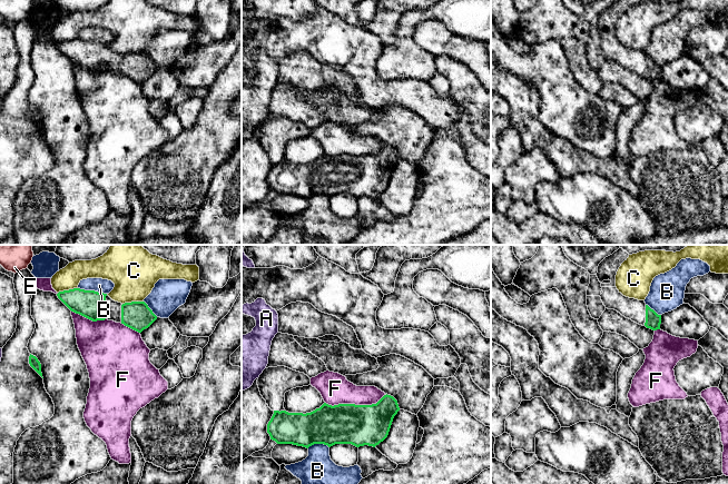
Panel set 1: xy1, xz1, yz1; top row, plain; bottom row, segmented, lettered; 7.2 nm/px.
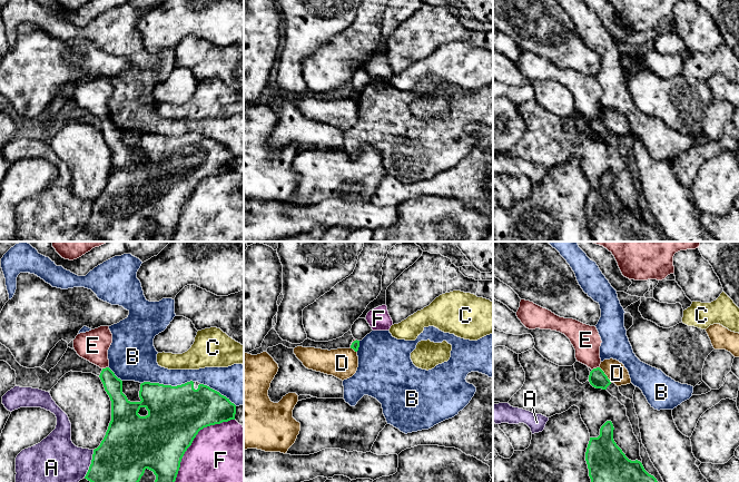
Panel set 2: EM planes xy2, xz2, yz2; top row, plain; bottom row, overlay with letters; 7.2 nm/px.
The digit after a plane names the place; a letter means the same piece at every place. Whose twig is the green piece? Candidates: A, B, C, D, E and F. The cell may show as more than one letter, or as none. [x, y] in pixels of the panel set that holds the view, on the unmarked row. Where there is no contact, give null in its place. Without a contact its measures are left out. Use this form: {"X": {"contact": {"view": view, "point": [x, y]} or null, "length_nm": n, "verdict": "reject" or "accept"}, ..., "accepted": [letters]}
{"A": {"contact": {"view": "xy2", "point": [90, 215]}, "length_nm": 220, "verdict": "reject"}, "B": {"contact": {"view": "xy2", "point": [167, 136]}, "length_nm": 380, "verdict": "reject"}, "C": {"contact": {"view": "xy1", "point": [133, 52]}, "length_nm": 150, "verdict": "reject"}, "D": {"contact": {"view": "yz2", "point": [606, 126]}, "length_nm": 140, "verdict": "reject"}, "E": {"contact": {"view": "yz2", "point": [597, 118]}, "length_nm": 60, "verdict": "reject"}, "F": {"contact": {"view": "xy2", "point": [191, 193]}, "length_nm": 700, "verdict": "reject"}, "accepted": []}

